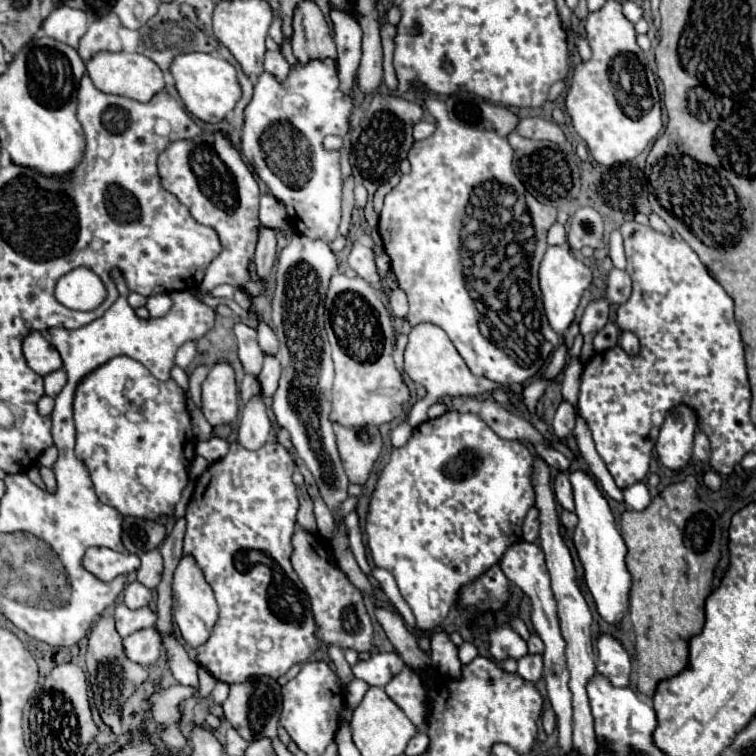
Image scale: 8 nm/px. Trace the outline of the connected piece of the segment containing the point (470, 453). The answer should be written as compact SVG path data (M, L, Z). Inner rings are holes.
M447 411L445 415L441 415L433 421L425 421L419 427L413 429L413 435L411 435L411 439L405 447L393 449L391 461L385 465L385 469L383 469L379 481L377 481L377 487L373 491L371 505L369 505L369 515L367 515L367 523L365 523L365 533L367 533L367 545L369 545L369 551L371 551L371 557L373 557L375 565L381 567L381 569L387 569L395 577L403 599L413 609L413 615L417 619L417 627L421 627L427 633L435 631L435 627L445 619L445 615L453 607L459 589L465 583L471 583L473 579L477 579L491 565L499 563L505 549L523 539L521 537L523 519L525 519L527 511L535 505L535 491L533 491L531 475L533 475L533 457L531 457L529 449L521 441L501 439L485 421L481 421L477 415L469 415L469 413L461 415L457 411Z

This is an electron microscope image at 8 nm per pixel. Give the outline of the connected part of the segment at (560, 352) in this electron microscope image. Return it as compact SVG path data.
M561 343L561 345L555 349L555 353L553 353L553 357L551 357L551 363L549 363L549 367L547 367L547 371L545 371L543 375L549 377L549 379L553 379L553 377L563 369L565 361L567 361L567 347Z

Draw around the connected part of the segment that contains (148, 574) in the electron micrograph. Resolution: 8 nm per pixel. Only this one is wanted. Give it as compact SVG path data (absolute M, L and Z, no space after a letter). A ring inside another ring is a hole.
M159 549L147 551L141 557L141 567L137 571L137 581L143 583L149 589L155 589L161 581L161 573L163 573L163 559L161 559Z

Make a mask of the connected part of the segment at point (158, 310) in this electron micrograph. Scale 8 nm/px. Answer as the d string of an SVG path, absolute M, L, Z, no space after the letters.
M159 293L147 299L147 309L151 313L151 317L163 317L169 313L171 309L171 297L169 293Z

